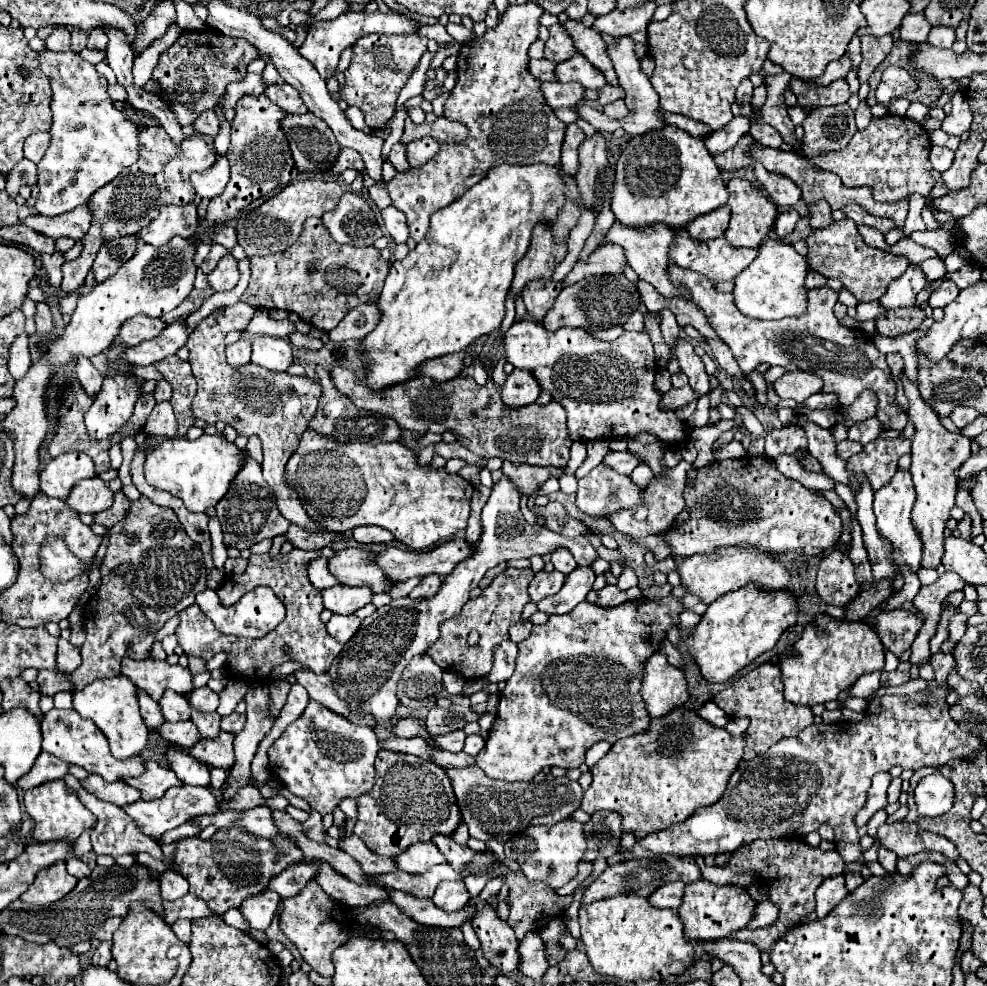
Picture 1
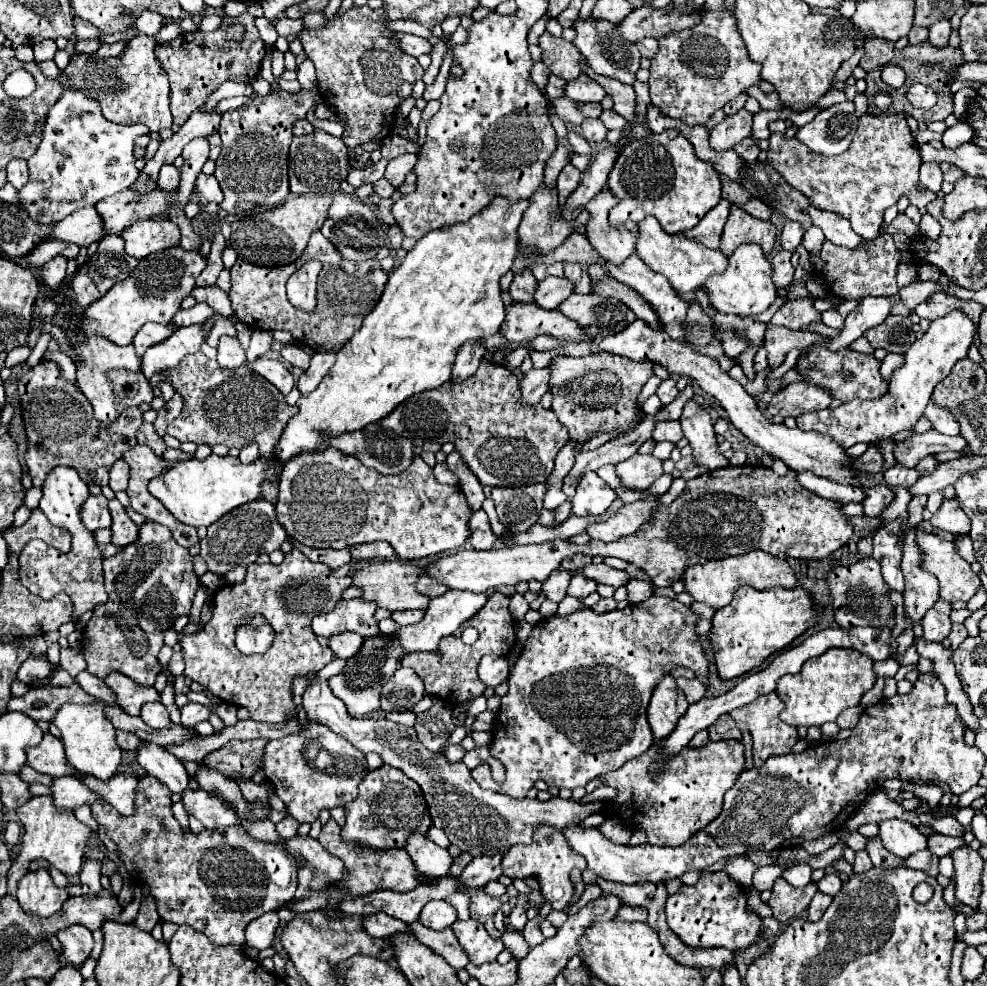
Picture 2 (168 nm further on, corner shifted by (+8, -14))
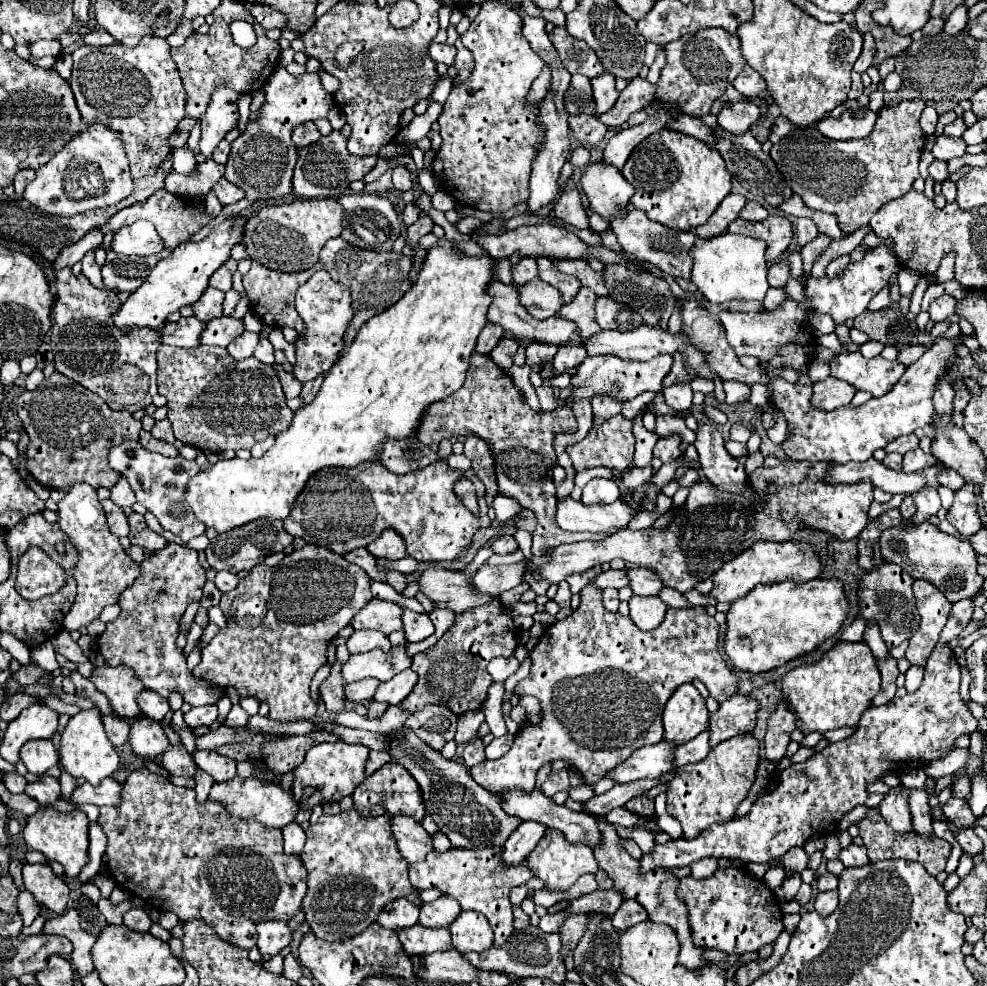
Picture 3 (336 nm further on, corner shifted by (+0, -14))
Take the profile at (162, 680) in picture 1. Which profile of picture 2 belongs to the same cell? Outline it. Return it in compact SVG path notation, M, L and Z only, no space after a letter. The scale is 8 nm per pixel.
M120 672L108 674L108 678L104 678L104 682L116 694L116 698L120 698L120 708L130 716L140 716L140 706L144 702L160 700L160 694L154 688L140 686Z

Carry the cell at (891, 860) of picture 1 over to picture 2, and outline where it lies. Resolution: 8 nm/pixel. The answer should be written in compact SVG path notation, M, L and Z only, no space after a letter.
M860 850L856 852L856 858L854 858L854 864L852 864L854 872L856 874L862 874L862 872L868 872L872 868L872 862L870 862L870 856L866 854L866 850Z

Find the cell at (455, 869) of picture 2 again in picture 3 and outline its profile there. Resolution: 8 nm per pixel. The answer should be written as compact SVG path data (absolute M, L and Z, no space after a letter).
M452 848L448 852L432 852L424 862L410 864L410 878L412 886L422 892L430 888L438 888L442 894L452 896L460 902L462 910L482 912L494 930L494 946L500 948L514 932L512 928L512 906L508 900L508 892L516 884L524 884L532 878L528 866L520 864L516 870L504 870L500 866L500 850L466 850L466 848Z

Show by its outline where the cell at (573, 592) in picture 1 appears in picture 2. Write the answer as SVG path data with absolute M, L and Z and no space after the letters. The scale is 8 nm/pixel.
M574 574L568 586L568 594L574 598L586 598L596 590L598 582L592 582L592 578L586 578L584 574Z

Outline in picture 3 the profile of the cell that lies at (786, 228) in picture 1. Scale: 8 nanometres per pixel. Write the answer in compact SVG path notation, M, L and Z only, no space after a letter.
M798 218L796 220L796 240L802 248L806 242L810 242L814 236L818 236L818 228L810 218Z

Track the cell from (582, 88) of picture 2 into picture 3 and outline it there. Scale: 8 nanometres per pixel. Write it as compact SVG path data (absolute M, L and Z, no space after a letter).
M602 72L600 76L590 80L594 102L596 102L596 114L602 114L604 110L610 110L618 98L618 90L614 88L614 76L608 72Z

